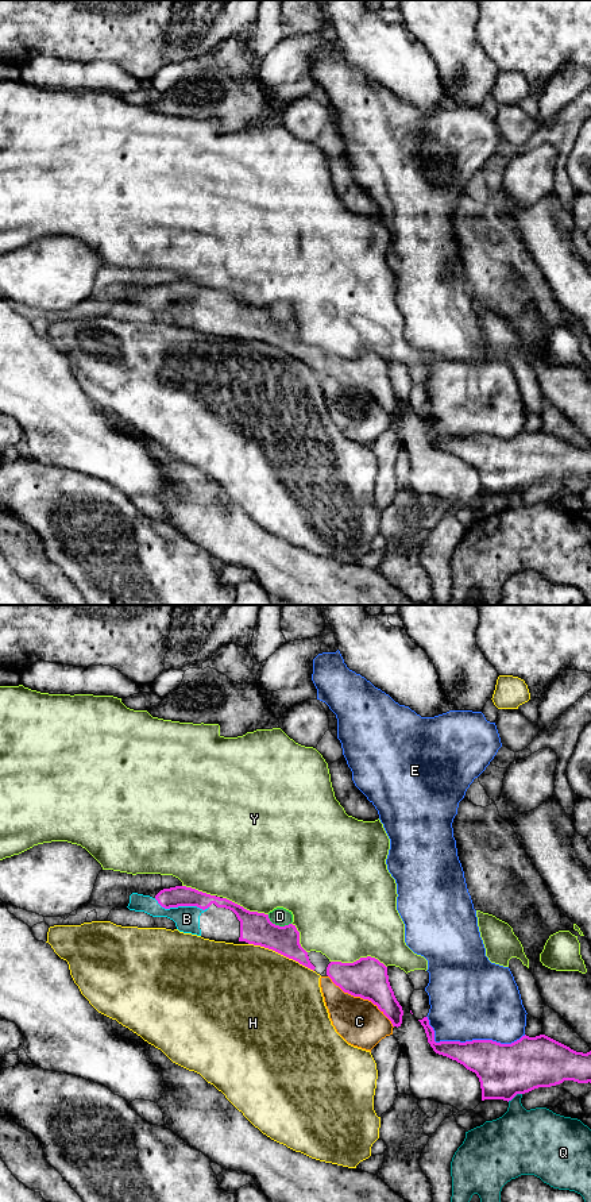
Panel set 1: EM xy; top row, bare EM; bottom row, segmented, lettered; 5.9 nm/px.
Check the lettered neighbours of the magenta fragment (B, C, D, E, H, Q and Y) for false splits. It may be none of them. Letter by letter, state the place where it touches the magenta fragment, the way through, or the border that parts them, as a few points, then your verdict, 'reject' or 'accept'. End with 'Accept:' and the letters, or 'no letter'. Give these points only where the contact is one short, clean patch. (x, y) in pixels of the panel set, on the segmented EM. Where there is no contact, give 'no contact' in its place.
B: contact xy (181, 905); accept
C: contact xy (362, 997); reject
D: contact xy (278, 925); reject
E: contact xy (468, 1041); reject
H: contact xy (281, 954); reject
Q: contact xy (514, 1095); border xy (521, 1093), (517, 1093), (508, 1101); reject
Y: contact xy (359, 959); reject
Accept: B

